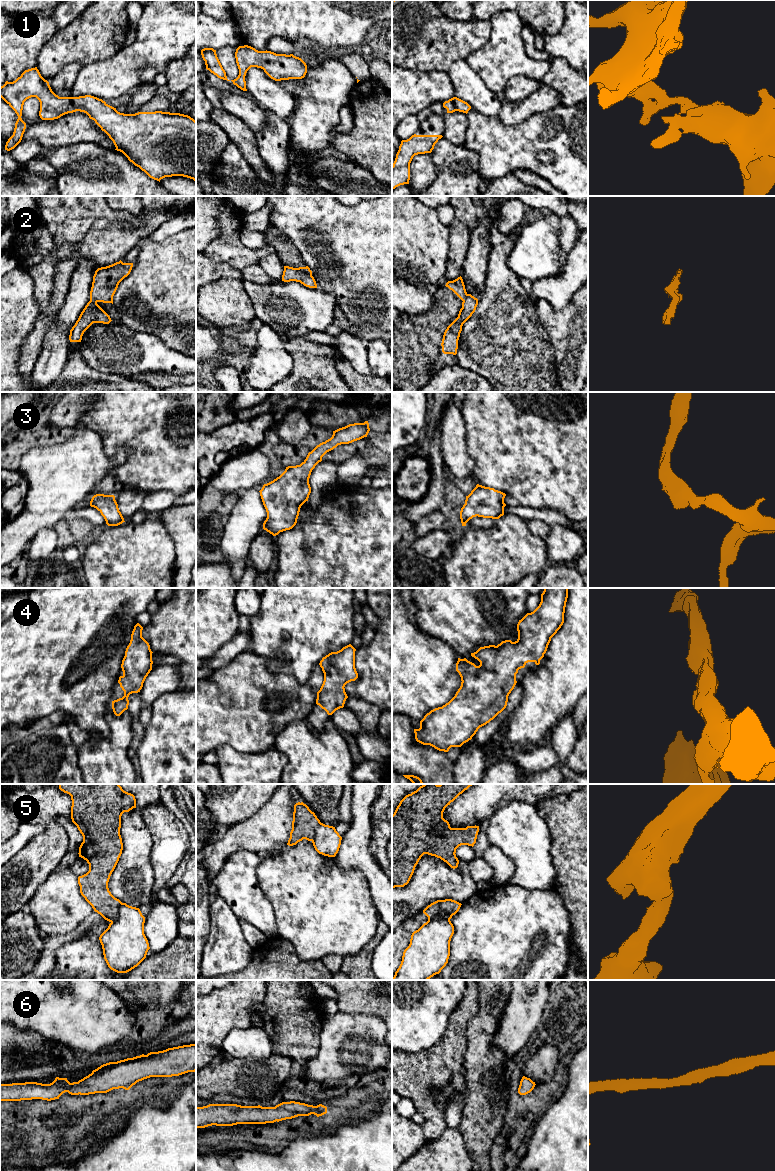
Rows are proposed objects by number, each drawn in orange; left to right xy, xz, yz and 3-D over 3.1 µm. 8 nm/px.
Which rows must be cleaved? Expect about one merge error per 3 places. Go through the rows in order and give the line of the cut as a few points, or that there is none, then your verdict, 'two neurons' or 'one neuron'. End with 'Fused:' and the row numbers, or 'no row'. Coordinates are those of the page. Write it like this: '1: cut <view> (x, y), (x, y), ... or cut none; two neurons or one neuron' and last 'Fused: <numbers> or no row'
1: cut none; one neuron
2: cut xz (296, 268), (311, 275); two neurons
3: cut none; one neuron
4: cut none; one neuron
5: cut yz (443, 900), (439, 910), (428, 920); two neurons
6: cut none; one neuron
Fused: 2, 5

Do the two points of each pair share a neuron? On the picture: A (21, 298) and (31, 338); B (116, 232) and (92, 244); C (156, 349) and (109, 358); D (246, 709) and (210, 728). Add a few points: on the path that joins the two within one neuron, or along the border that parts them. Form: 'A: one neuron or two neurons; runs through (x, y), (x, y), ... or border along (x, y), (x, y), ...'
A: two neurons; border along (39, 309), (33, 328), (25, 337), (19, 352)
B: one neuron; runs through (110, 238), (104, 244), (98, 244)
C: one neuron; runs through (144, 352), (121, 352)
D: one neuron; runs through (237, 709), (229, 709), (219, 719)

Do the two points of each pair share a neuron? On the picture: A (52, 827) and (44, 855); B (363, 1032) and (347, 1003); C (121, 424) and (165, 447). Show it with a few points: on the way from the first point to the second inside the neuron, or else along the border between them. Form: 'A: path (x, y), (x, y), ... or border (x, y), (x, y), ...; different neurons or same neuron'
A: path (52, 834), (52, 843), (48, 848); same neuron
B: border (339, 1010), (345, 1013), (372, 1013), (376, 1015); different neurons
C: path (132, 428), (139, 435), (154, 436); same neuron

